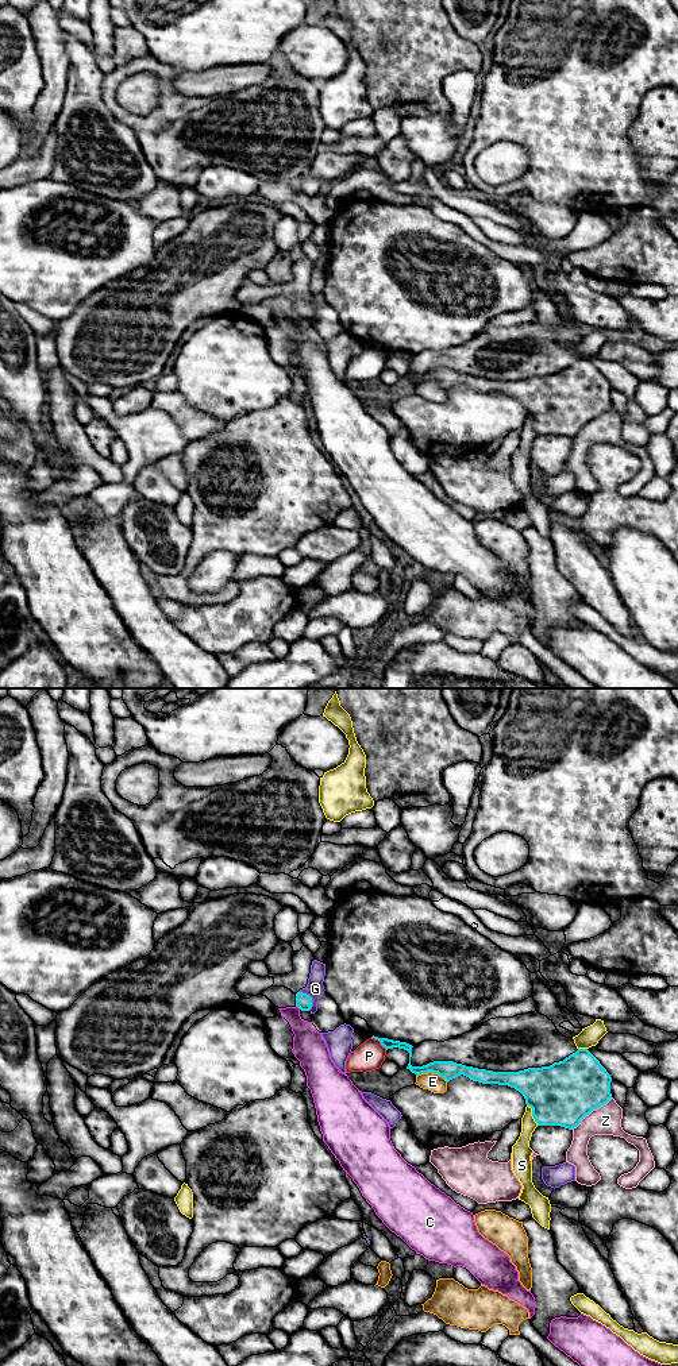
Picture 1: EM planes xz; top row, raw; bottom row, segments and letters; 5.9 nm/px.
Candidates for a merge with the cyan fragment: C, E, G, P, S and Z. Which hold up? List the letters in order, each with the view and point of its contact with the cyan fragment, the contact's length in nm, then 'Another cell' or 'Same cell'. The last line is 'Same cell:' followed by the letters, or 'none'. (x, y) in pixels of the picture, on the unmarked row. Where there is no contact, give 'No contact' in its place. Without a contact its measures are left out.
C: Touches cyan at xz (299, 316). Shared border 40 nm. Another cell
E: Touches cyan at xz (432, 381). Shared border 200 nm. Another cell
G: Touches cyan at xz (311, 307). Shared border 140 nm. Another cell
P: Touches cyan at xz (380, 350). Shared border 120 nm. Another cell
S: Touches cyan at xz (532, 424). Shared border 140 nm. Another cell
Z: Touches cyan at xz (592, 419). Shared border 300 nm. Another cell
Same cell: none

